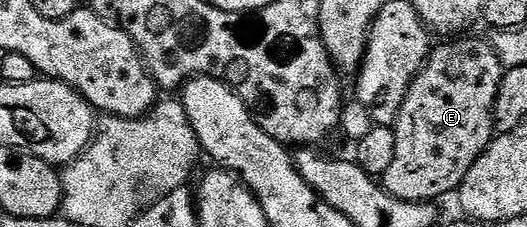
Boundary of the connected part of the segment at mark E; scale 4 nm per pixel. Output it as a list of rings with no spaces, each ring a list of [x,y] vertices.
[[[467,37],[444,41],[447,42],[444,46],[436,45],[428,54],[419,75],[411,81],[399,119],[393,127],[397,136],[397,153],[393,155],[389,172],[385,172],[381,179],[383,189],[397,200],[435,202],[450,190],[451,193],[458,191],[469,168],[473,168],[473,164],[496,137],[495,101],[505,67],[490,41]]]

